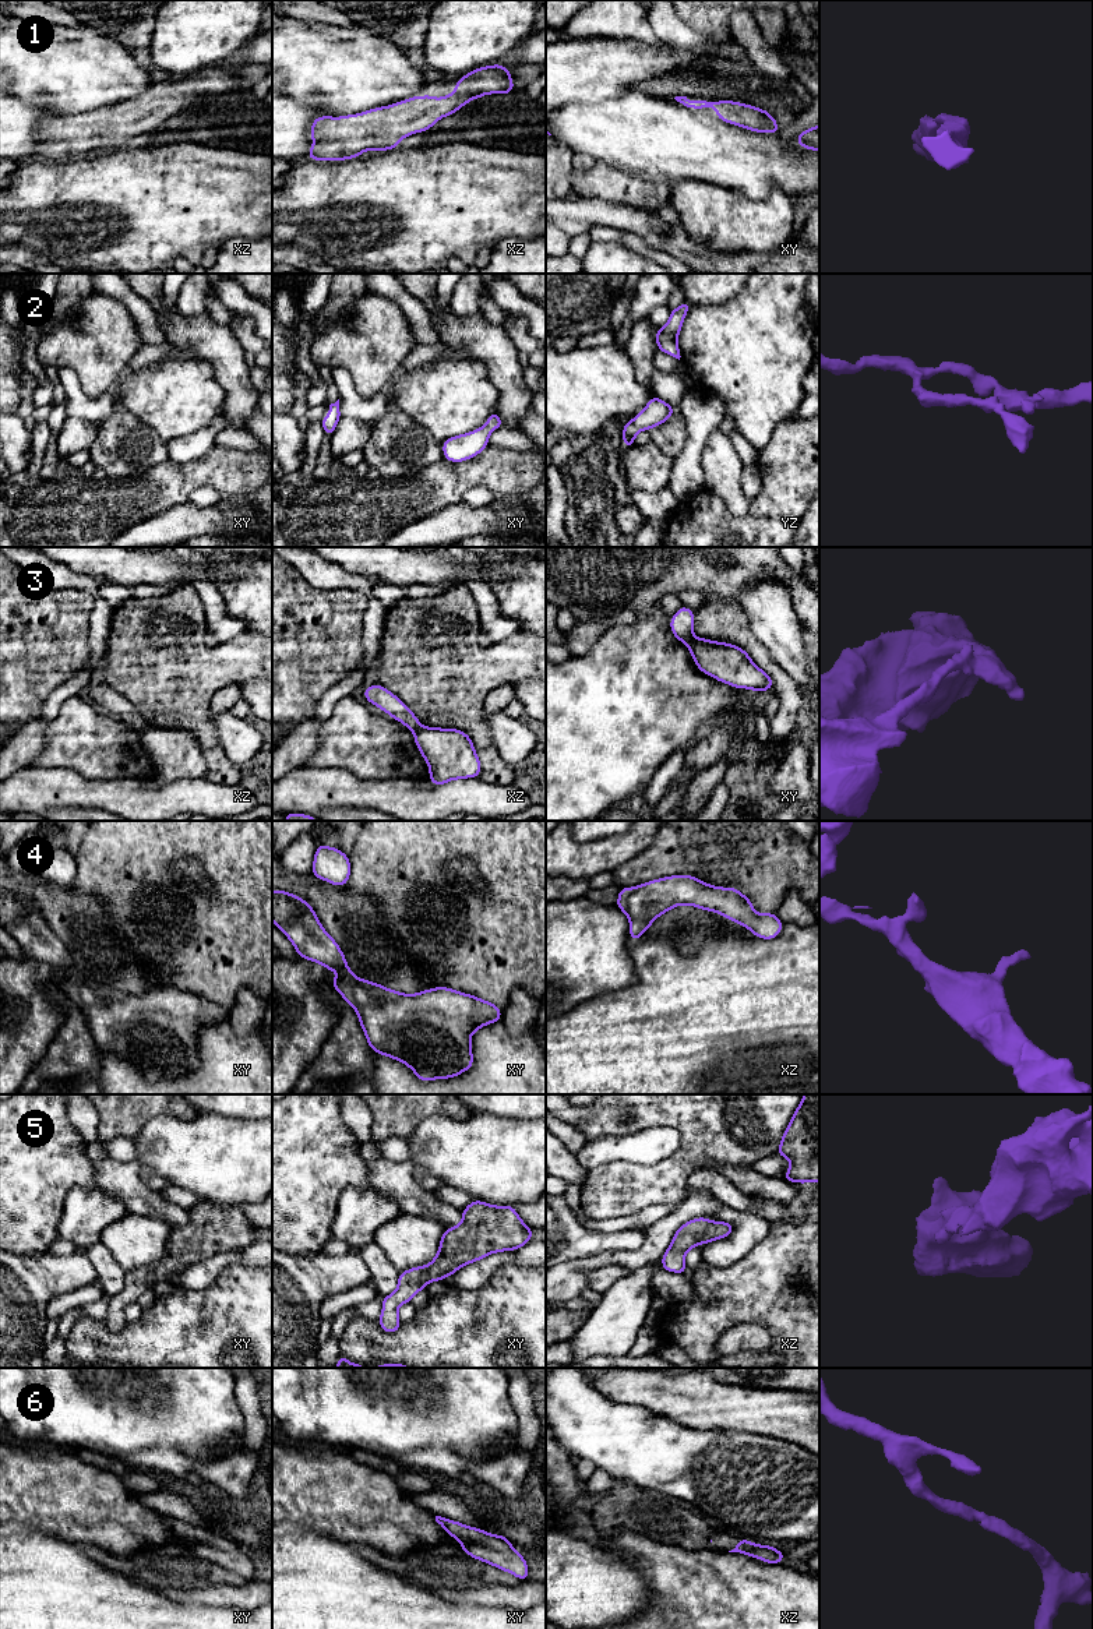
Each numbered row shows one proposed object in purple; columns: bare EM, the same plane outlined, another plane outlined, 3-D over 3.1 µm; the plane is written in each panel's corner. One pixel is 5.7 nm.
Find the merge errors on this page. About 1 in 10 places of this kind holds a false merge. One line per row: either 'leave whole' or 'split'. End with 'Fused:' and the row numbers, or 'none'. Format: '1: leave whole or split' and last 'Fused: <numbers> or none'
1: leave whole
2: leave whole
3: split
4: leave whole
5: leave whole
6: leave whole
Fused: 3

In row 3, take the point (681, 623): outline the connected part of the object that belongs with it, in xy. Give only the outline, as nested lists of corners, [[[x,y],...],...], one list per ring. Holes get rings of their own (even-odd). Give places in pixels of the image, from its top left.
[[[681,606],[678,611],[670,620],[670,628],[673,635],[681,641],[688,649],[688,642],[692,637],[692,625],[695,613],[685,606]]]

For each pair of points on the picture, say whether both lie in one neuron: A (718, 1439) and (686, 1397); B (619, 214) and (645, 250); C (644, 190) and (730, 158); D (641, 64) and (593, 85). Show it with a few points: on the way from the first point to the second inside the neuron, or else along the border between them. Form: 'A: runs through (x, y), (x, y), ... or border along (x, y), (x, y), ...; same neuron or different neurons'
A: border along (677, 1421), (697, 1428), (729, 1428), (741, 1432); different neurons
B: border along (633, 233), (638, 235), (649, 246), (663, 250); different neurons
C: border along (633, 173), (652, 182), (665, 182), (670, 186); different neurons
D: runs through (630, 64), (614, 64), (605, 74); same neuron

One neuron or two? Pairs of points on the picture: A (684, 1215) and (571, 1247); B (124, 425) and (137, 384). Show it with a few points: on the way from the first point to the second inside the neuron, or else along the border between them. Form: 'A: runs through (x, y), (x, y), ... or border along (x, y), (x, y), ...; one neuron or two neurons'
A: border along (644, 1234), (644, 1243), (637, 1250), (613, 1250); two neurons
B: border along (120, 406), (155, 430); two neurons

